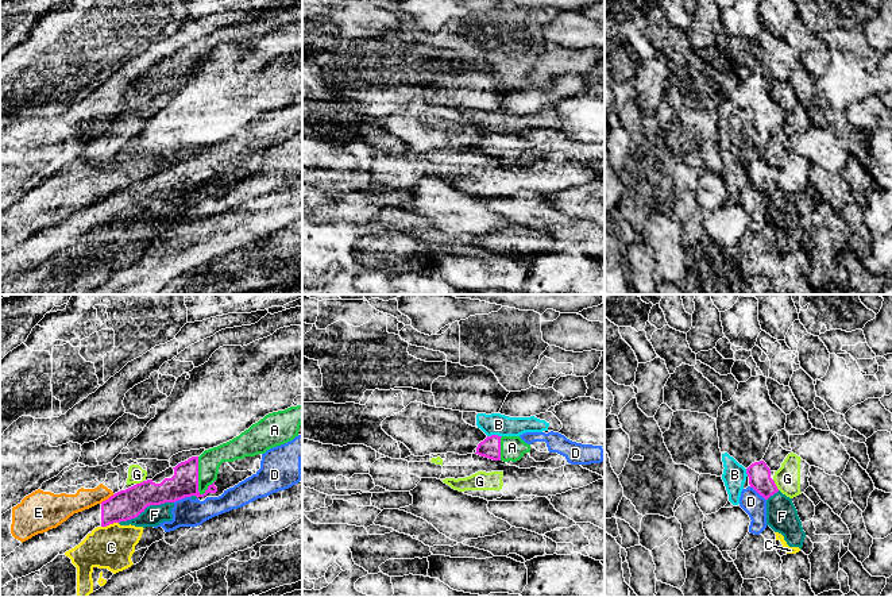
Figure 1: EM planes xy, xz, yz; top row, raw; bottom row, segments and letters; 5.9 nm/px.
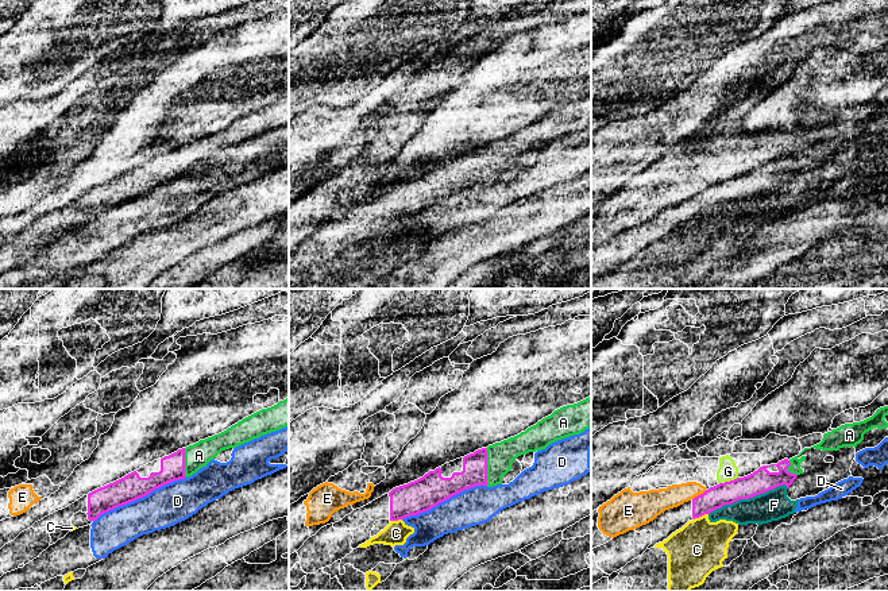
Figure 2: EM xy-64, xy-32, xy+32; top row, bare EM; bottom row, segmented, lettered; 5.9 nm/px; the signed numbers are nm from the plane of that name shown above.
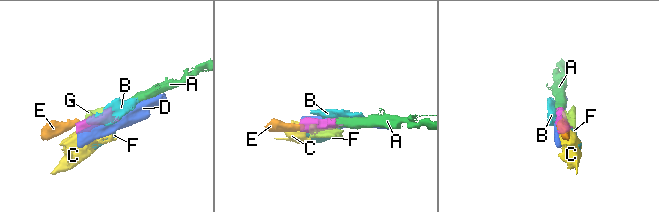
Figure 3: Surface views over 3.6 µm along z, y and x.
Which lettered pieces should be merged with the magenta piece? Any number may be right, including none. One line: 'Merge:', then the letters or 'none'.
Merge: A

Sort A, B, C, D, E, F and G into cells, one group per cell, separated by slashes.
A / B / C F / D / E / G

